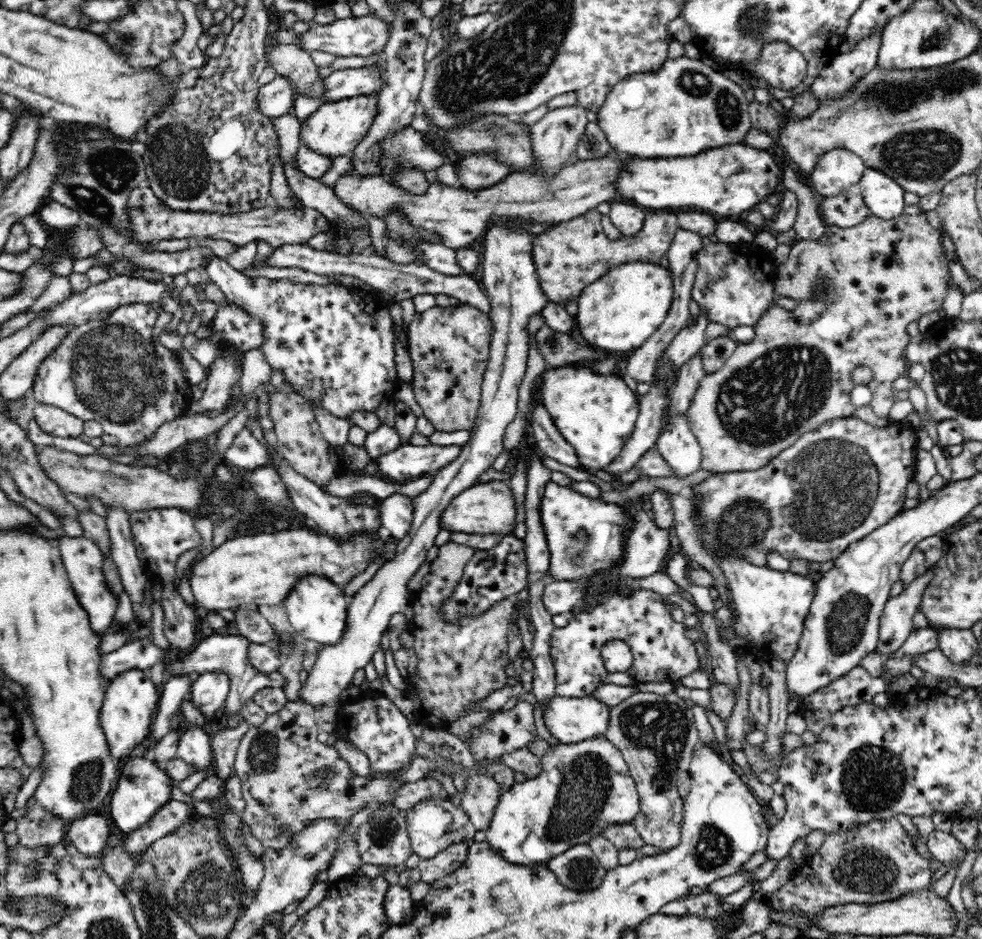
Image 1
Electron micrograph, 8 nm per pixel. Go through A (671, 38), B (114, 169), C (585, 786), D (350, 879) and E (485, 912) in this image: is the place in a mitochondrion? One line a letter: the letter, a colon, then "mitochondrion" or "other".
A: other
B: mitochondrion
C: mitochondrion
D: other
E: other

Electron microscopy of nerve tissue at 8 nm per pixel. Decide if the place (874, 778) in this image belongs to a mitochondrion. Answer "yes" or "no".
yes

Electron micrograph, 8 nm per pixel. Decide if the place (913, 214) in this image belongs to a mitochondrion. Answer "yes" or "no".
no

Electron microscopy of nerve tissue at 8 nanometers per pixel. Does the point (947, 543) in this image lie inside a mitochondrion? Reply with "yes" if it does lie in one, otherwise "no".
no

